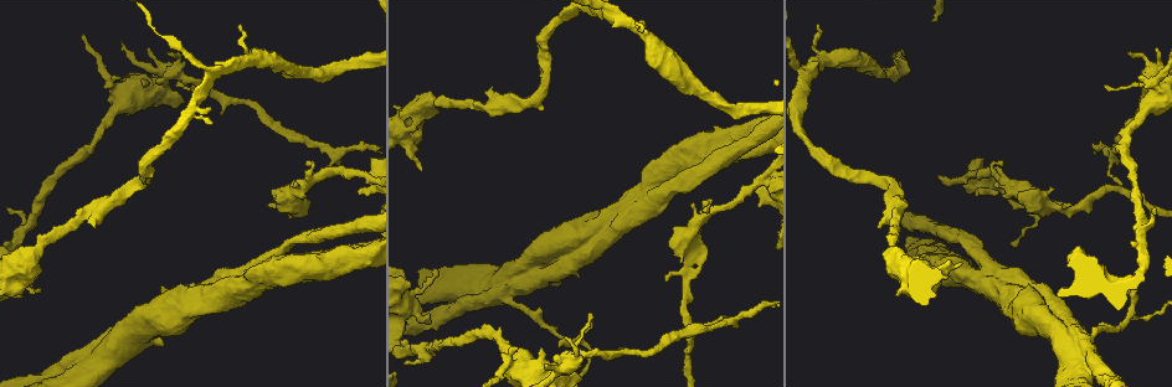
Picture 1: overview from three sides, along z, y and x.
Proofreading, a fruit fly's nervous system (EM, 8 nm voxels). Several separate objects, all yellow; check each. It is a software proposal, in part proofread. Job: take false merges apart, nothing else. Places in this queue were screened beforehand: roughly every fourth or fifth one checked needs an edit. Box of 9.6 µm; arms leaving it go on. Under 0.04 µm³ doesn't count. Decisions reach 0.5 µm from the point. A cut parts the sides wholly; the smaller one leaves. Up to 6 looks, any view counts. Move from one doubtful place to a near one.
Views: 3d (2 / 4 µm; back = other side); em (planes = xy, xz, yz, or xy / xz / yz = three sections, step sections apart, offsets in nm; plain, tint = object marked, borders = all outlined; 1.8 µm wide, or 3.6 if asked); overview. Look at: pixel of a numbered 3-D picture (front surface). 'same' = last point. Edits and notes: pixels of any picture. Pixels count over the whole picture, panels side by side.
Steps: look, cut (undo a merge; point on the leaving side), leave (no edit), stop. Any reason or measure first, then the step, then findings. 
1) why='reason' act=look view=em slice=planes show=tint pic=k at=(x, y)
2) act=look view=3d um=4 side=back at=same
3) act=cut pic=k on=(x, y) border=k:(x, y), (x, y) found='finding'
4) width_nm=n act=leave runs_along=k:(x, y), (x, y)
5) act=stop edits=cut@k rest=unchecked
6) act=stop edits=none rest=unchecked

why='three-way junction' act=look view=em slice=xy step=4 show=plain pic=1 at=(660, 196)

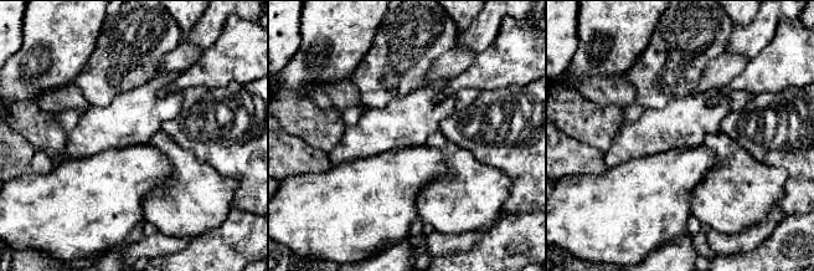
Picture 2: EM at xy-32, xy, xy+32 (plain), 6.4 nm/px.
why='where the object lies' act=look view=em slice=xy step=4 show=tint at=same

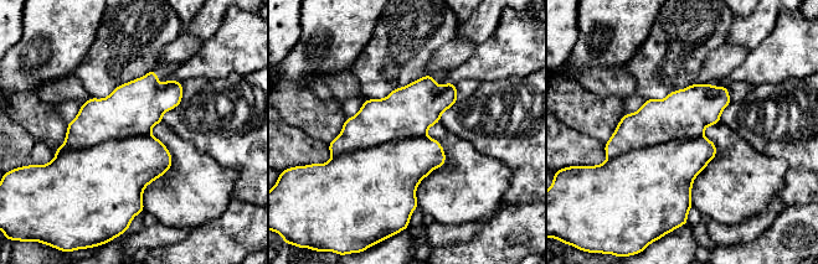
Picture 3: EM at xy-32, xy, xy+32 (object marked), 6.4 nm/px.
act=leave found='continuous, no second cell'

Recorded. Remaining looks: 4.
why='arms part here' act=look view=em slice=yz step=4 show=borders pic=1 at=(759, 181)

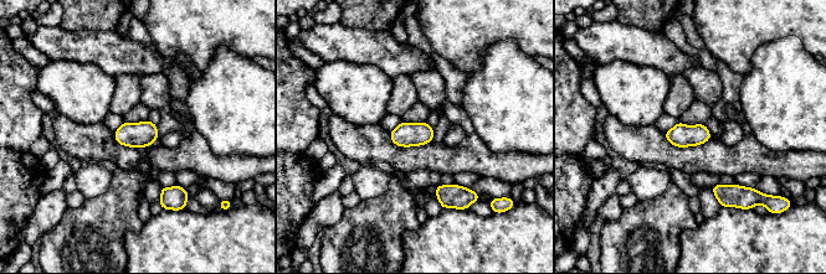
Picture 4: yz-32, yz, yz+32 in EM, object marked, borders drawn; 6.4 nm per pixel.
act=leave found='one cell here'

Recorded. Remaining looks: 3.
why='abrupt turn' act=look view=em slice=planes show=plain pic=1 at=(169, 72)

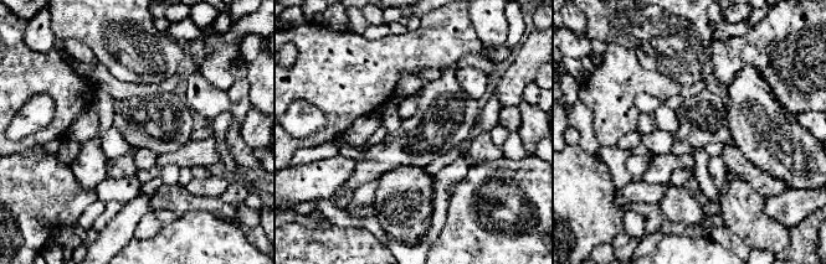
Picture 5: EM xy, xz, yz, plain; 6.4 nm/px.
act=look view=em slice=planes show=borders at=same

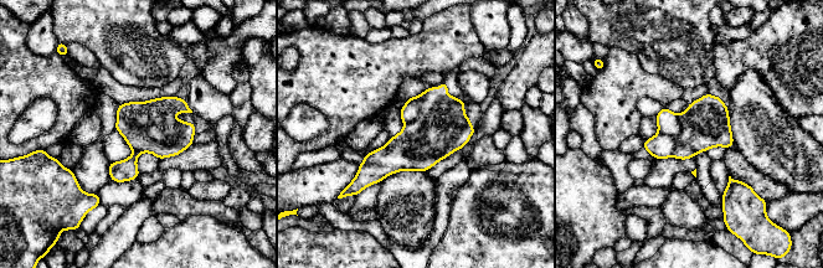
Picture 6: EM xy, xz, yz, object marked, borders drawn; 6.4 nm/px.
act=leave found='all the same cell'

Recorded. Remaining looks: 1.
act=stop edits=none rest=unchecked

